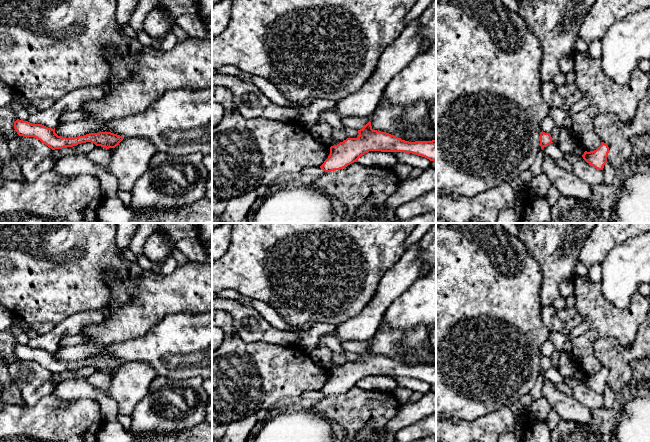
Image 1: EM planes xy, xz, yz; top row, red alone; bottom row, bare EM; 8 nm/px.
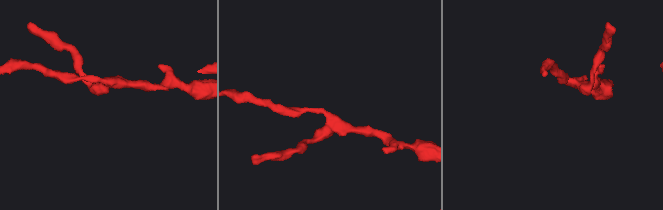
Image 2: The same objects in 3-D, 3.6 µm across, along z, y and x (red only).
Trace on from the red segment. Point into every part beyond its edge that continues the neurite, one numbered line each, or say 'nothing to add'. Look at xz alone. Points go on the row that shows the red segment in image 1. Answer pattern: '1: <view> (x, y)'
nothing to add

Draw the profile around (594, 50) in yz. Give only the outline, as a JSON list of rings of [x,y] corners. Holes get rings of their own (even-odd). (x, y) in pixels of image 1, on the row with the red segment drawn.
[[[597,39],[592,41],[587,50],[588,55],[593,59],[599,59],[602,56],[602,41]]]

